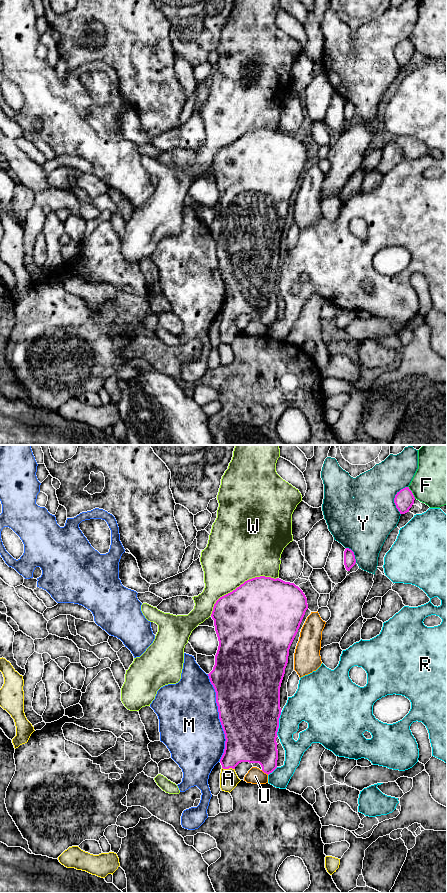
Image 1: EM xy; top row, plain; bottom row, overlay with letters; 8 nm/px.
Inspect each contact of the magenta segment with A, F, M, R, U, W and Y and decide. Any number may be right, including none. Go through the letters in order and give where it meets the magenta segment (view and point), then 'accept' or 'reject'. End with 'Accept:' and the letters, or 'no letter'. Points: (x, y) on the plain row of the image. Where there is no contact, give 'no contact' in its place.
A: contact xy (228, 320); accept
F: contact xy (411, 44); reject
M: contact xy (219, 270); reject
R: contact xy (278, 276); reject
U: contact xy (265, 324); reject
W: contact xy (240, 137); reject
Y: contact xy (394, 51); reject
Accept: A

